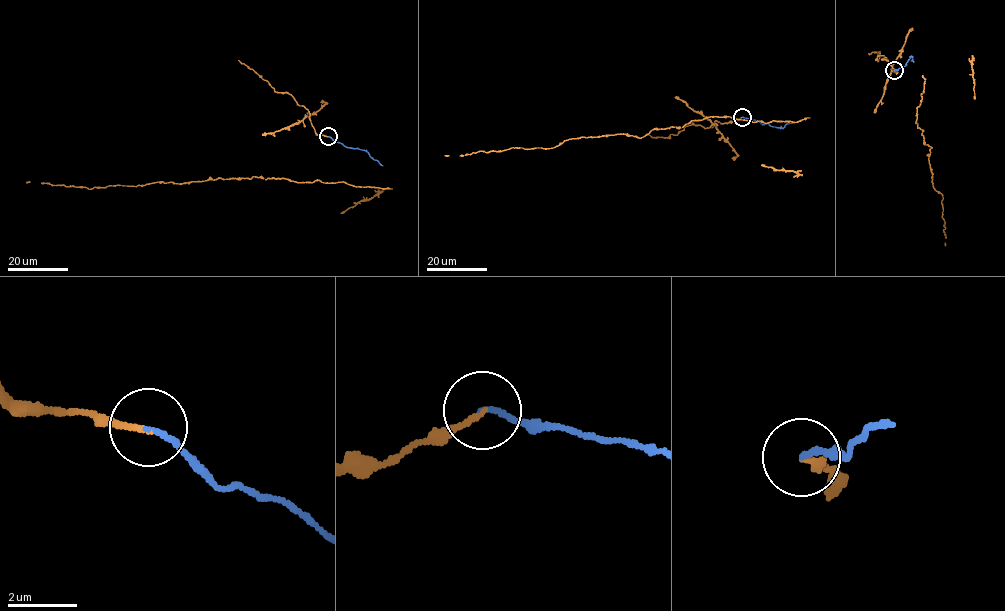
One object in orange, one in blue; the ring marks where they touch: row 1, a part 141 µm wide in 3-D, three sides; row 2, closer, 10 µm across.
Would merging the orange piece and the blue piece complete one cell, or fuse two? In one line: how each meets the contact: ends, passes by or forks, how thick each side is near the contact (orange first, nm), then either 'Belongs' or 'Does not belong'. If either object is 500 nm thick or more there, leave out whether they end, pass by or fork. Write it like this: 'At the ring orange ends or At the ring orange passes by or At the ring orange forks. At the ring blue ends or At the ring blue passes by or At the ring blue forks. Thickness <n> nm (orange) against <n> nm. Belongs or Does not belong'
At the ring orange ends. At the ring blue ends. Thickness 130 nm (orange) against 140 nm. Belongs

